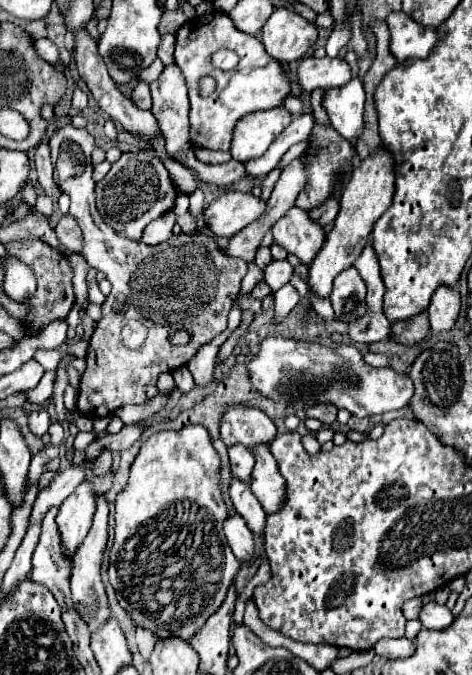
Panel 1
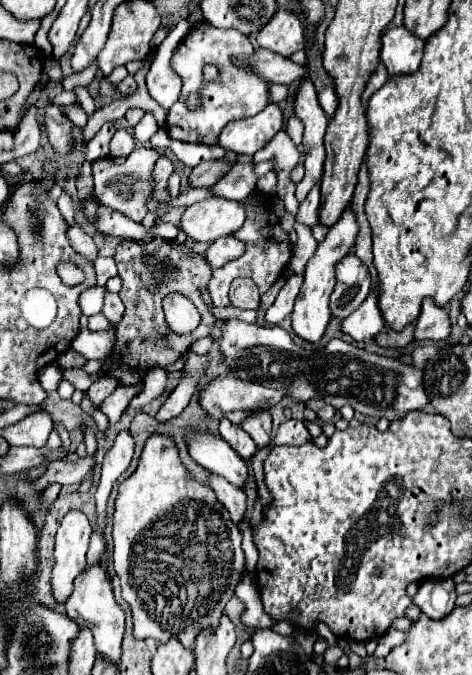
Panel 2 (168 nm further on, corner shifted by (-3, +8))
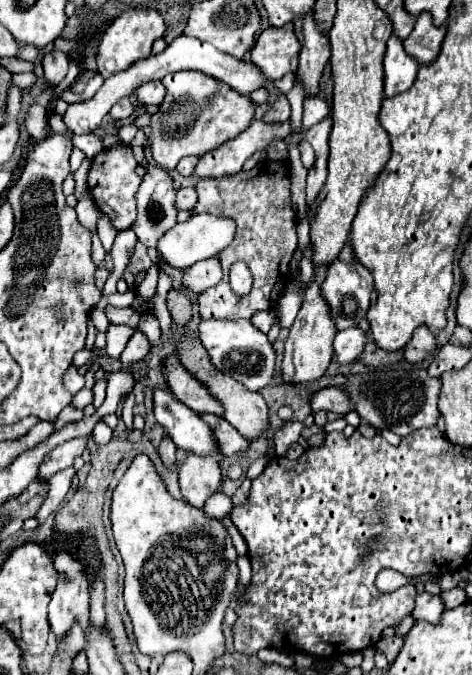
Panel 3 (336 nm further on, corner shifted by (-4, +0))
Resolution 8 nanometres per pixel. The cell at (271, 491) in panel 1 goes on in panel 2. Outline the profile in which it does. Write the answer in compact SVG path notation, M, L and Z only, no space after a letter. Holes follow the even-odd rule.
M269 411L251 413L251 417L245 417L241 427L251 435L251 439L257 443L257 447L267 447L271 441L271 415Z

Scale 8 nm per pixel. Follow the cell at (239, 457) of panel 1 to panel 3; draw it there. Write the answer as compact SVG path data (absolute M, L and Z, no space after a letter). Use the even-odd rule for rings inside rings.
M202 415L202 419L212 427L212 431L216 433L216 441L220 441L220 449L226 457L232 457L232 455L238 455L238 453L244 453L250 443L240 437L240 433L222 417L216 417L216 415Z

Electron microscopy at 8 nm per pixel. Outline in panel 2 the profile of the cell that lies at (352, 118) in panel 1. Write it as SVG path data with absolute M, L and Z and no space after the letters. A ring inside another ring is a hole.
M325 87L319 93L319 105L327 113L327 117L331 117L337 111L337 95L335 95L335 89L333 87Z

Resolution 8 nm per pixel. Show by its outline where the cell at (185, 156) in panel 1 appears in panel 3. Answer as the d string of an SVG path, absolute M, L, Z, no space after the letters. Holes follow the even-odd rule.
M182 187L176 191L176 207L178 209L192 209L196 205L196 189L194 187Z

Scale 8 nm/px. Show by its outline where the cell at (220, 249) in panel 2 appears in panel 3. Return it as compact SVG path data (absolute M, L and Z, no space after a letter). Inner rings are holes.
M210 257L204 261L198 261L186 271L186 277L182 281L184 287L188 287L194 293L202 293L204 289L216 285L222 279L222 265L218 257Z

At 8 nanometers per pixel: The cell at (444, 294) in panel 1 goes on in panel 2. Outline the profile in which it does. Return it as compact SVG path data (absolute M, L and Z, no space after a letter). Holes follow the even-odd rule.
M425 299L423 307L421 307L421 315L415 321L415 341L423 341L423 339L445 339L449 335L451 327L449 327L449 315L447 309L441 309L433 303L433 299Z

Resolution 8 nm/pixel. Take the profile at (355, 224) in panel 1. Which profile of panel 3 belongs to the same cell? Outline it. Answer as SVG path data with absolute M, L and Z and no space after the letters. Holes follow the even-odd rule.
M328 265L316 267L314 281L308 283L304 295L302 295L302 307L298 311L298 317L290 329L290 335L286 339L286 349L284 349L284 361L282 361L282 375L286 381L314 381L324 375L324 371L330 365L330 359L334 355L332 341L336 335L336 325L332 321L330 309L322 297L322 281L326 279Z

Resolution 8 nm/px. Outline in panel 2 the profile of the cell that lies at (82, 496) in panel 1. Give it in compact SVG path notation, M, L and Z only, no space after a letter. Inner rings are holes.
M69 511L55 539L55 567L51 571L51 593L57 603L65 603L73 591L73 581L85 569L91 523L81 511Z

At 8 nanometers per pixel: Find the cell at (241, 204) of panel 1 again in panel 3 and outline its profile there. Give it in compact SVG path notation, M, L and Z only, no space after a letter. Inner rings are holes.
M200 213L188 219L186 223L176 223L170 231L166 231L166 235L158 241L158 251L164 263L188 269L196 261L216 257L224 247L230 245L234 233L236 233L236 223L232 219L222 215L212 215L212 213Z

